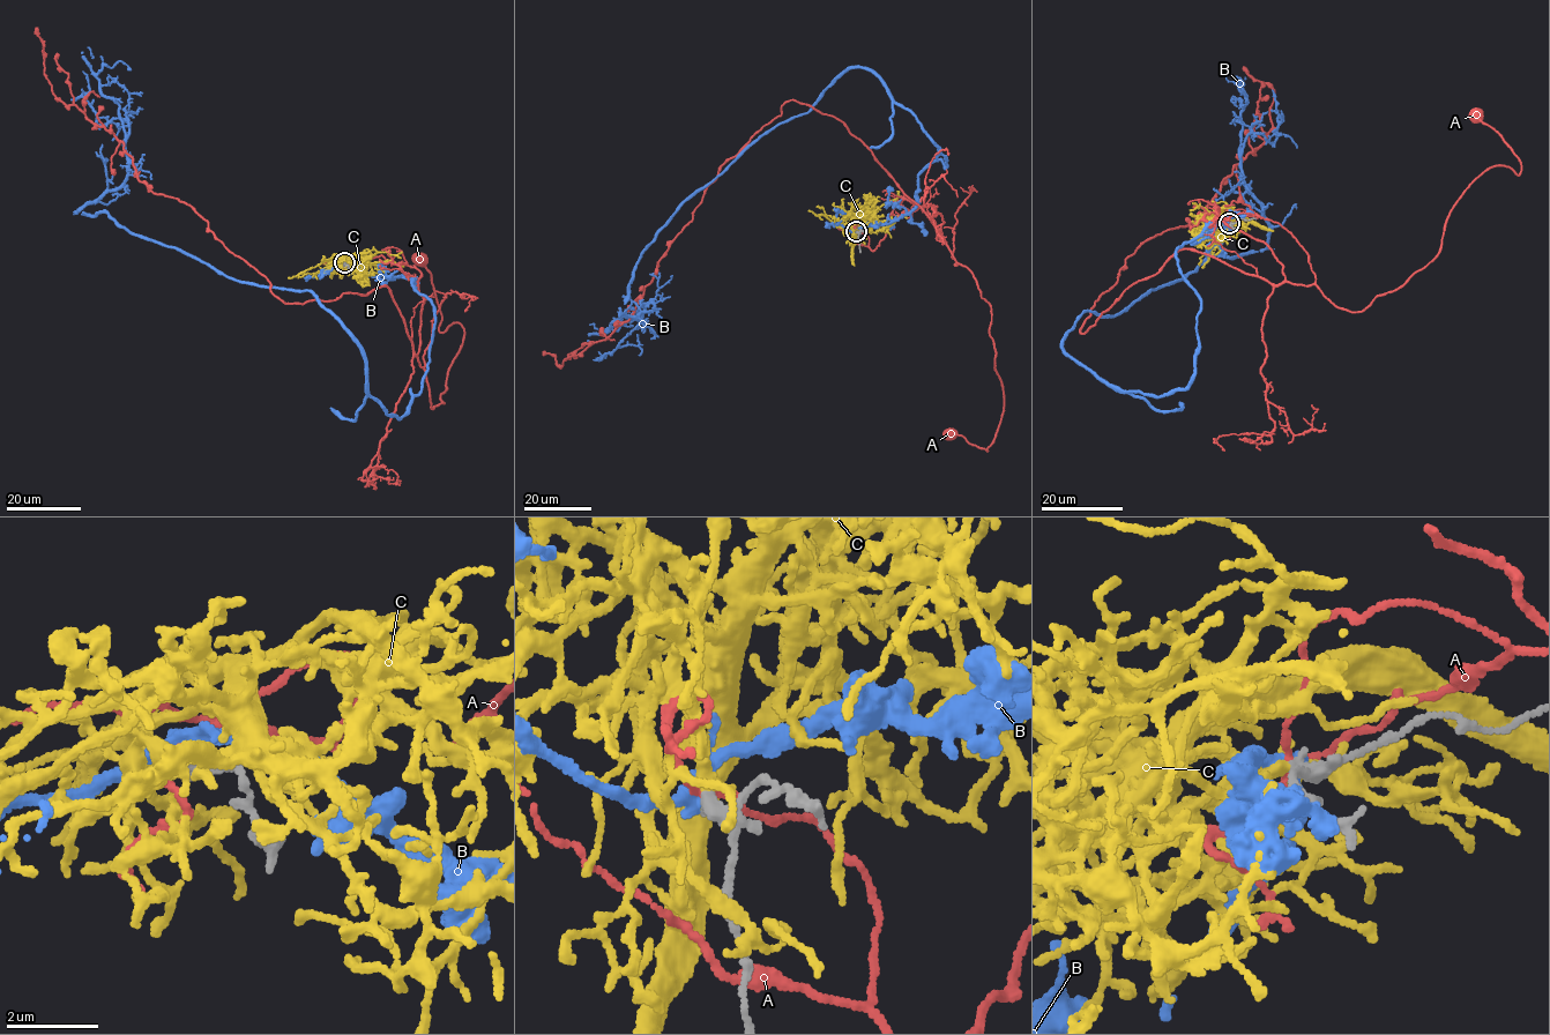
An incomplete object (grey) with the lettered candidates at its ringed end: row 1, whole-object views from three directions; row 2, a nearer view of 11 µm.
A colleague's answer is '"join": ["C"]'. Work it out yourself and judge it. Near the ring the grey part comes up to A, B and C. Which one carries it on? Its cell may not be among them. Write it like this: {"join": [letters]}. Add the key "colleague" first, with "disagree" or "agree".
{"colleague": "agree", "join": ["C"]}

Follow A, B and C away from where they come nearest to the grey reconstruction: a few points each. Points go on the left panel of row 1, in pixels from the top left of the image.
A: (344, 262), (380, 255), (420, 273), (432, 409), (464, 334), (439, 330), (419, 259)
B: (344, 262), (409, 277), (433, 306), (400, 417), (308, 291), (76, 214), (126, 177), (97, 75), (128, 71)
C: (344, 263), (385, 251), (399, 258)

